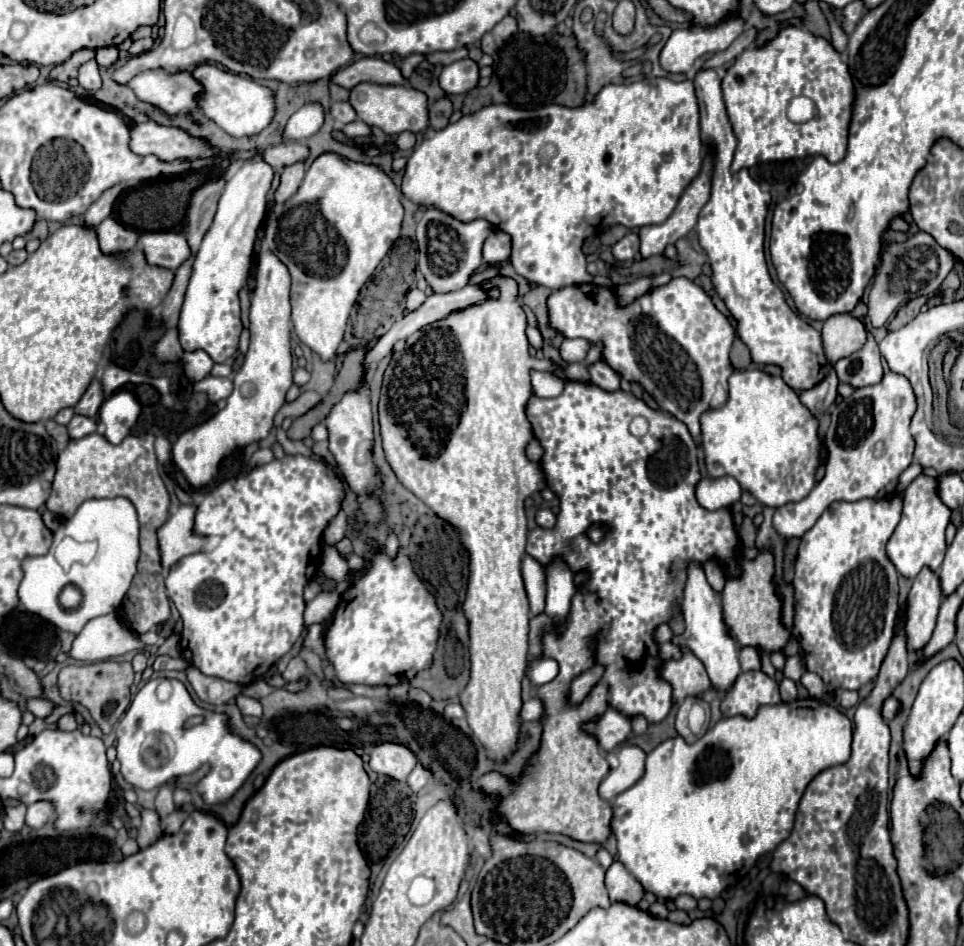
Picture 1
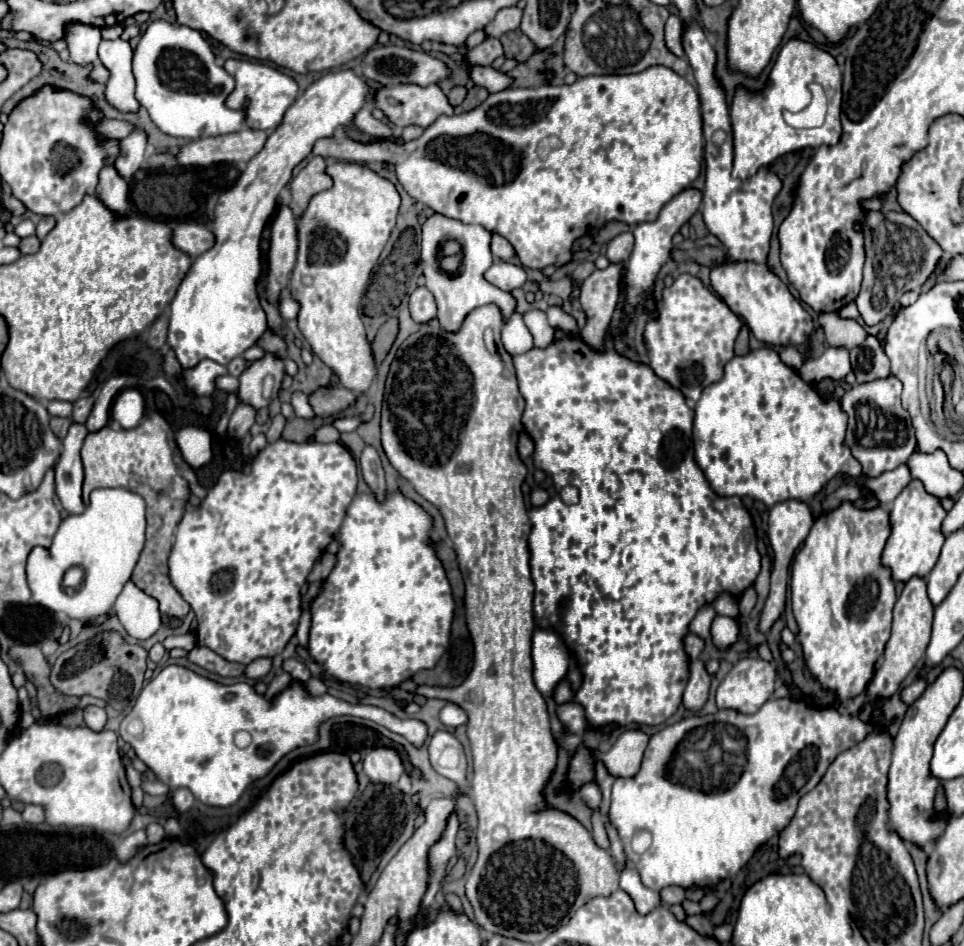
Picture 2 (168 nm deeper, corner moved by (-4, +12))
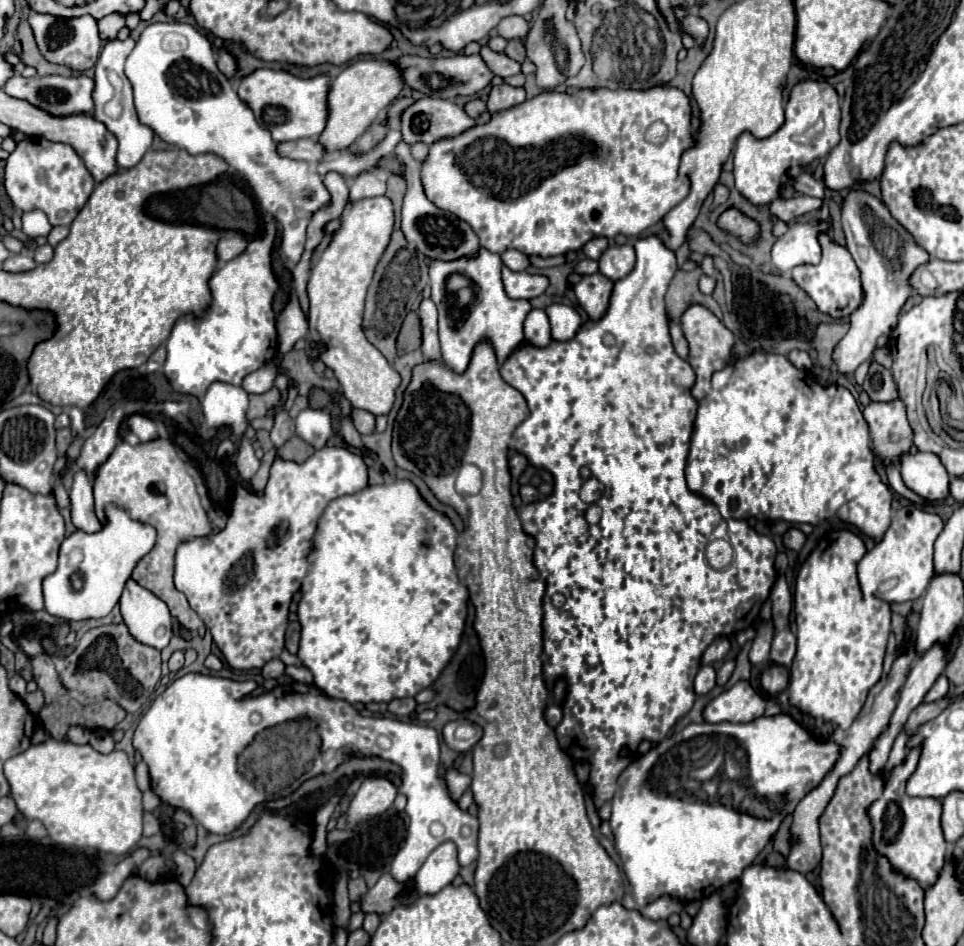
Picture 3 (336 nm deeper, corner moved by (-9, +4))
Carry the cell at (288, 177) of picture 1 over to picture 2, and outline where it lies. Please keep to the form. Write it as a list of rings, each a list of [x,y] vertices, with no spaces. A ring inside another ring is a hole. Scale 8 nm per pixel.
[[[314,156],[308,160],[308,166],[304,170],[300,170],[292,182],[290,182],[290,192],[292,192],[292,200],[290,200],[290,208],[296,216],[302,214],[302,210],[306,208],[308,200],[316,194],[316,192],[322,192],[326,188],[332,186],[332,180],[330,176],[324,174],[324,158],[320,156]]]

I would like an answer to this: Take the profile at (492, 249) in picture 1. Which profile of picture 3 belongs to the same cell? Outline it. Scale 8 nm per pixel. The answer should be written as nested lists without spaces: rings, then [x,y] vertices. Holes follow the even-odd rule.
[[[507,250],[501,254],[501,258],[503,258],[503,264],[515,272],[523,272],[529,268],[529,258],[519,250]]]

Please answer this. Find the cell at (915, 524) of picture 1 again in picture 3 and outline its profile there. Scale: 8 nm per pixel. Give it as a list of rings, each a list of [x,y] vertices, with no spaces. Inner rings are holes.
[[[913,506],[899,508],[885,538],[867,552],[857,564],[857,578],[863,596],[877,596],[885,602],[917,600],[933,578],[933,544],[943,530],[943,520],[937,514]]]

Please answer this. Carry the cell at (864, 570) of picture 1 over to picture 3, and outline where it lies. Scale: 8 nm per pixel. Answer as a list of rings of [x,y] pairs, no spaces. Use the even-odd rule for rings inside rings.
[[[851,530],[837,532],[837,538],[823,554],[809,554],[801,566],[795,582],[795,622],[797,622],[797,660],[789,668],[789,704],[811,718],[823,718],[825,722],[849,728],[857,714],[861,712],[869,690],[879,682],[883,674],[883,660],[887,650],[887,640],[891,634],[891,610],[889,604],[873,598],[873,602],[863,600],[857,582],[857,564],[865,554],[863,540]]]

